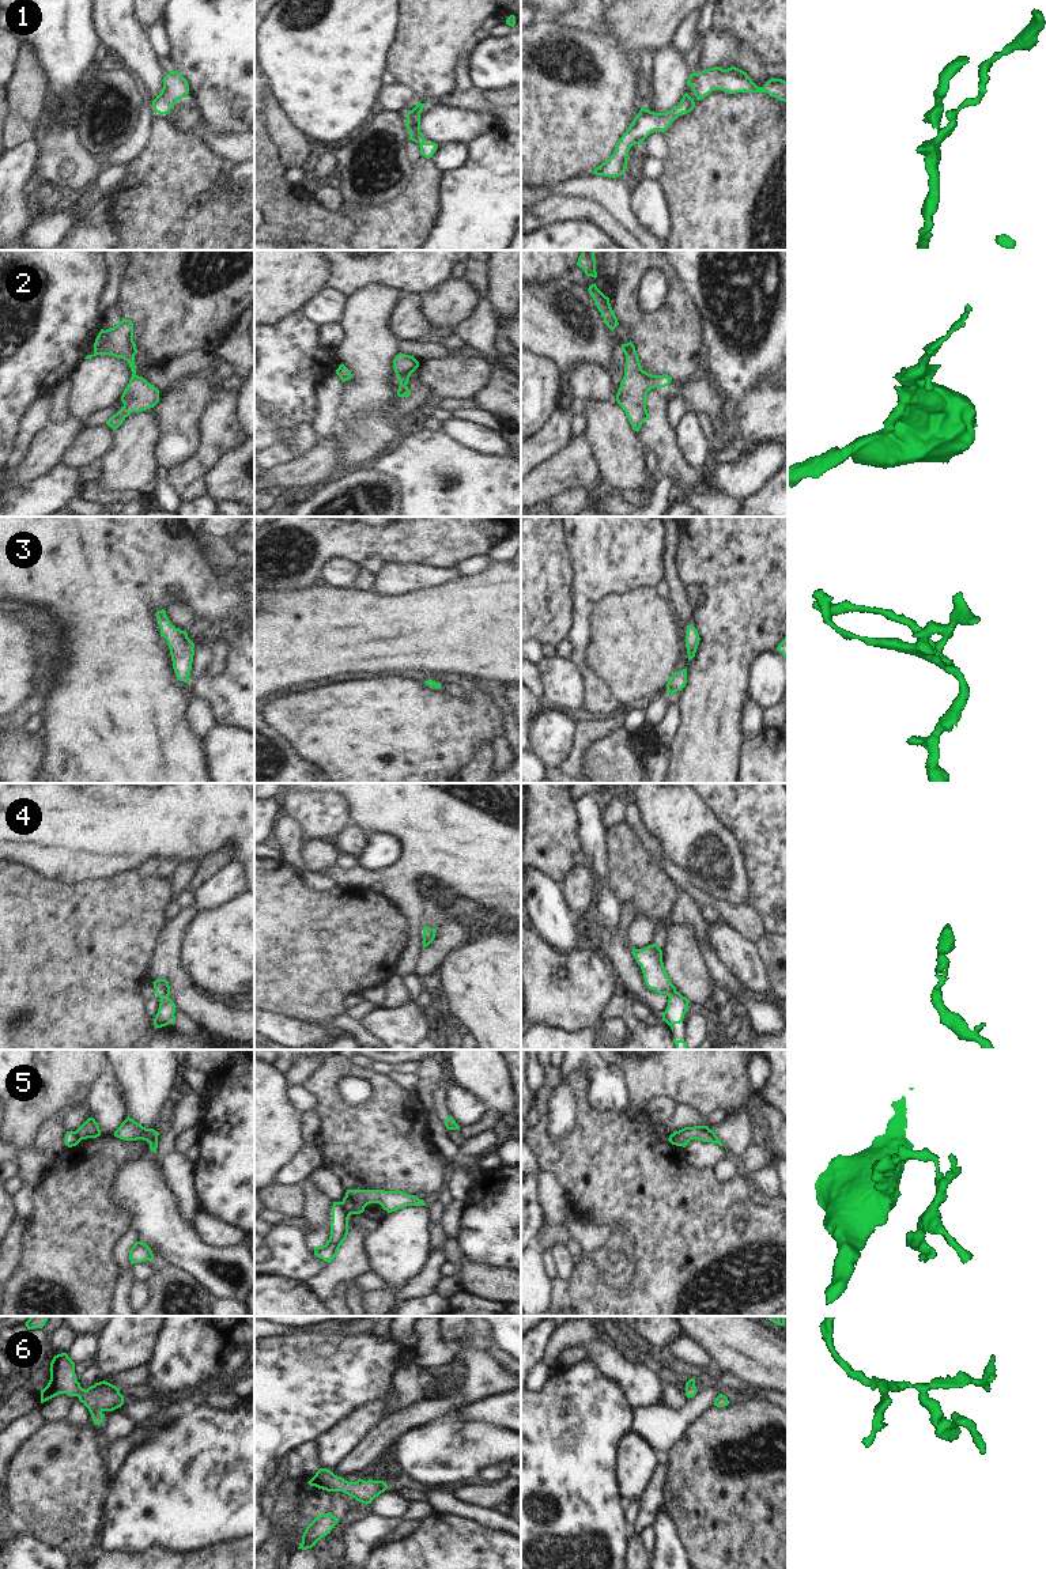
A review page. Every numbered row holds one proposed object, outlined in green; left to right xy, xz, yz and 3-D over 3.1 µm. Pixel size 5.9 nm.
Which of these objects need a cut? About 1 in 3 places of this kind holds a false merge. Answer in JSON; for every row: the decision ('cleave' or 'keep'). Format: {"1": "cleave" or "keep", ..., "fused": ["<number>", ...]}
{"1": "keep", "2": "keep", "3": "keep", "4": "keep", "5": "cleave", "6": "keep", "fused": ["5"]}

